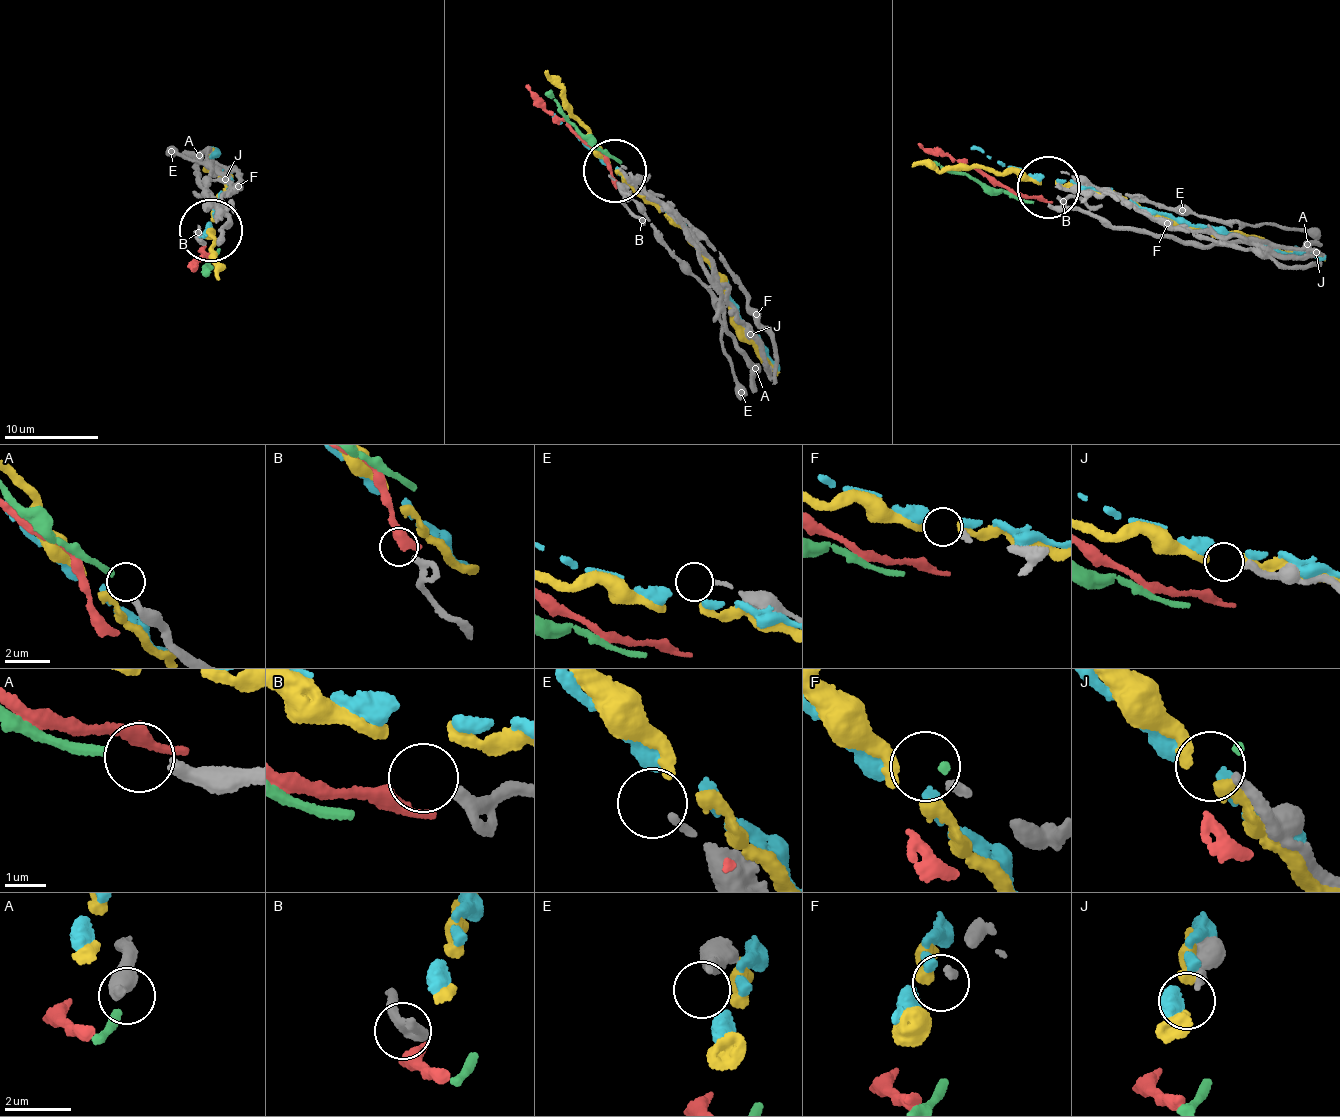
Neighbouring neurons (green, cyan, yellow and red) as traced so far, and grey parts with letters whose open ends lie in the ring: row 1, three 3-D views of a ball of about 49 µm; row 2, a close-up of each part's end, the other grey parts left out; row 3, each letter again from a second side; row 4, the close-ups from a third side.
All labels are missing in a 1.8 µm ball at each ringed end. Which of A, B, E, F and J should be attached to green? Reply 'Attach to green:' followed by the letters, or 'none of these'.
Attach to green: none of these

